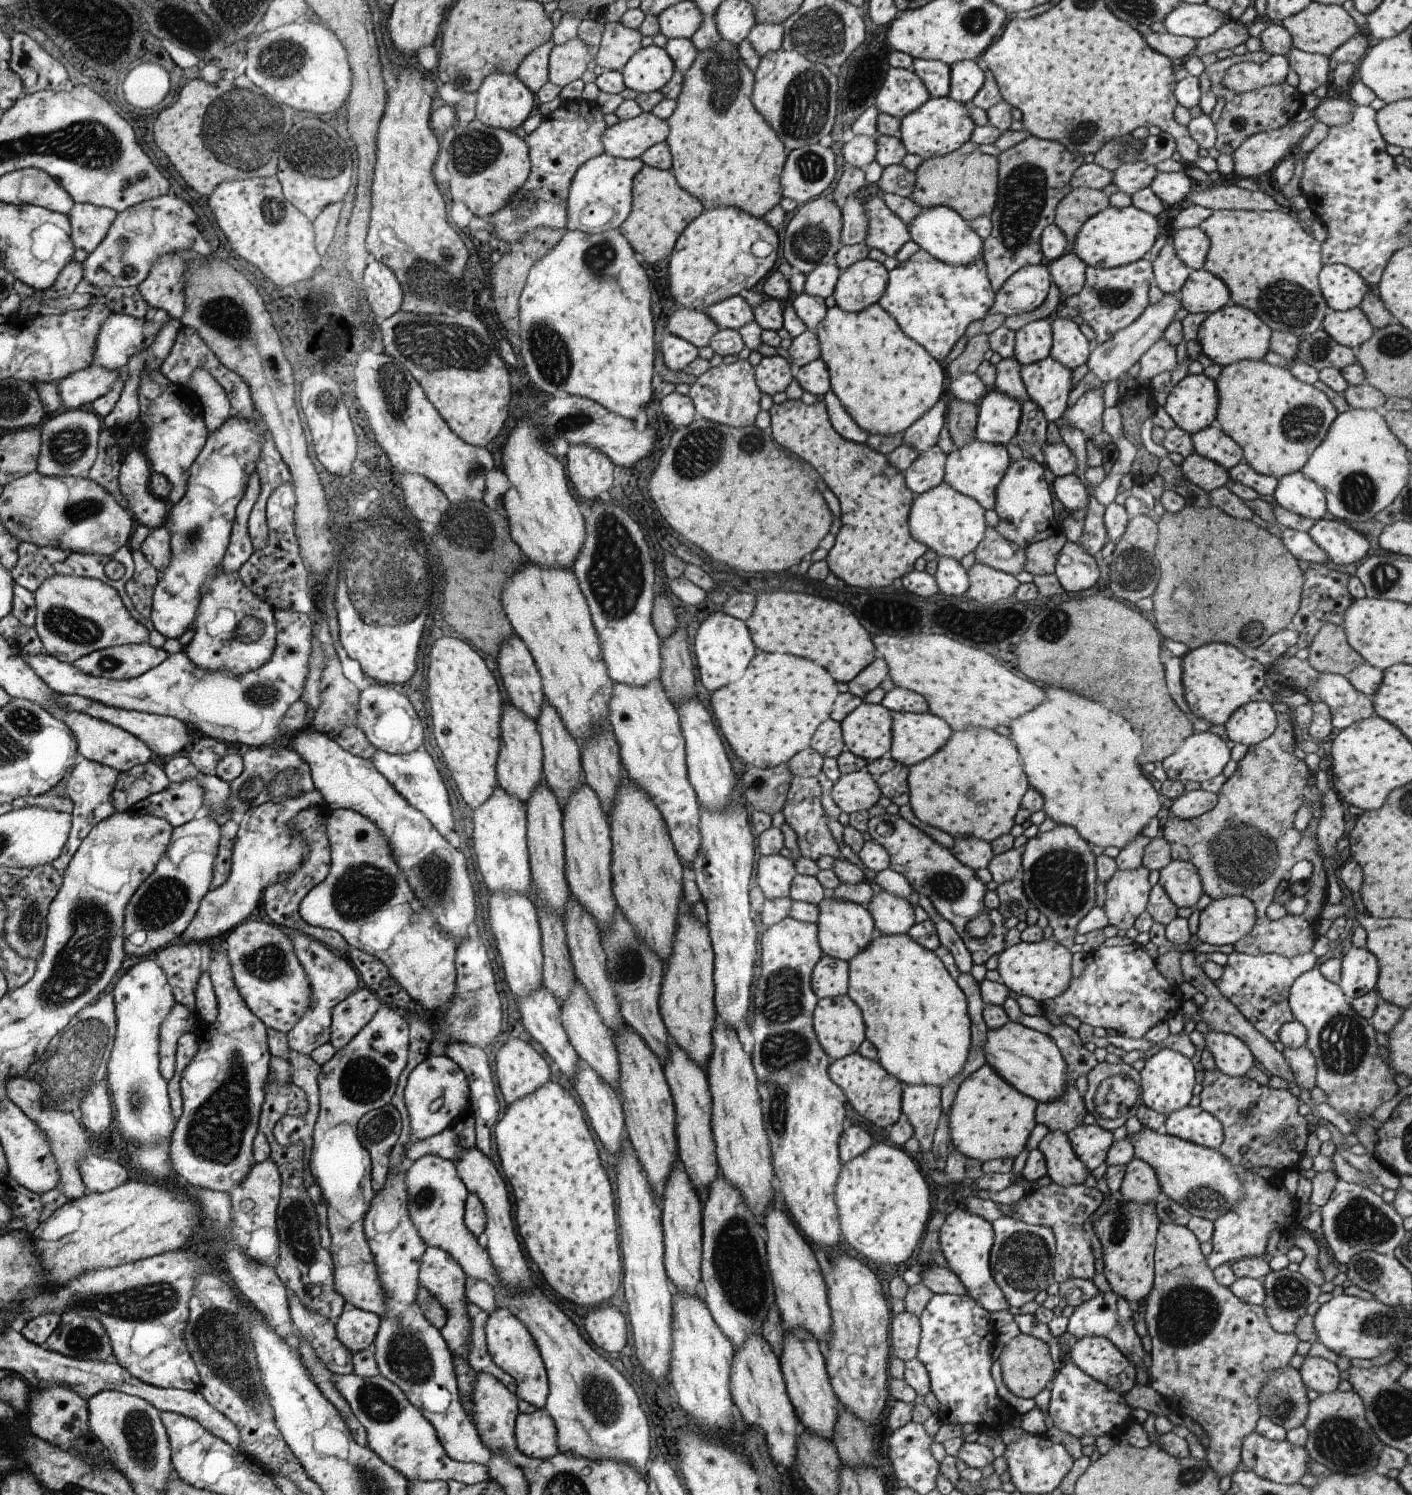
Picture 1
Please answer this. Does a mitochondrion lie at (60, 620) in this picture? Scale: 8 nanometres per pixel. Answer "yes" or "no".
yes

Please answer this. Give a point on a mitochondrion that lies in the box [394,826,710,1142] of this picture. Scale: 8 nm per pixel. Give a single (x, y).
(435, 874)

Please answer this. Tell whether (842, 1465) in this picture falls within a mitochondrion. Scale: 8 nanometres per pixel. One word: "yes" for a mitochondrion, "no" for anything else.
no

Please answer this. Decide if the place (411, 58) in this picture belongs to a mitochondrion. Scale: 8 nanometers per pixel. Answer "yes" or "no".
no

